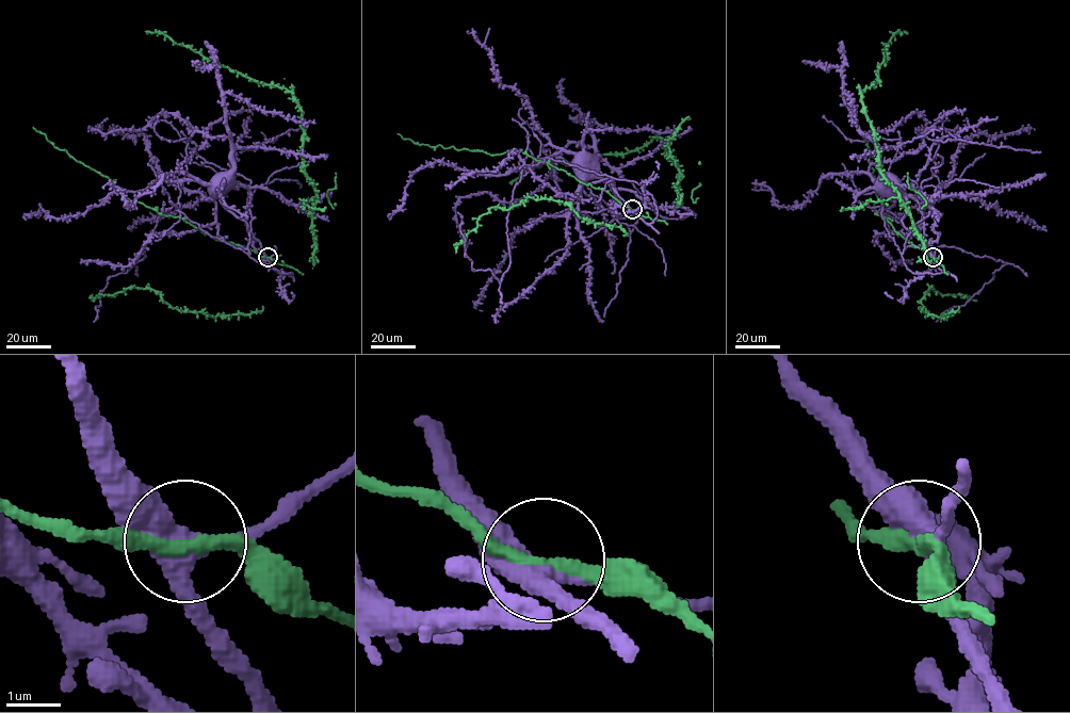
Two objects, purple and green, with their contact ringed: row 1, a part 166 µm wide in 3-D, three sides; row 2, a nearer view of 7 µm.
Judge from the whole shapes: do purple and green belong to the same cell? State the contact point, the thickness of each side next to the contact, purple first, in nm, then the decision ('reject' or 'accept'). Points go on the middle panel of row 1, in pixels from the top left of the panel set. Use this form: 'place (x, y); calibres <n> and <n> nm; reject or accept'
place (632, 209); calibres 380 and 240 nm; reject

